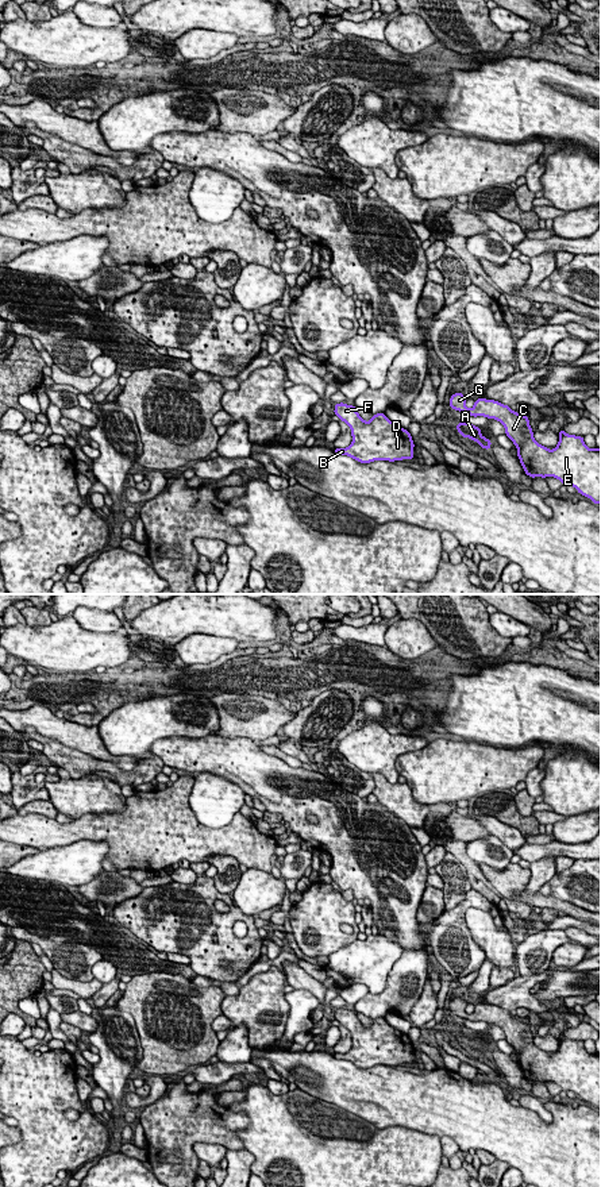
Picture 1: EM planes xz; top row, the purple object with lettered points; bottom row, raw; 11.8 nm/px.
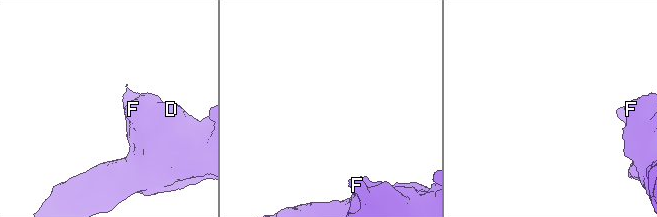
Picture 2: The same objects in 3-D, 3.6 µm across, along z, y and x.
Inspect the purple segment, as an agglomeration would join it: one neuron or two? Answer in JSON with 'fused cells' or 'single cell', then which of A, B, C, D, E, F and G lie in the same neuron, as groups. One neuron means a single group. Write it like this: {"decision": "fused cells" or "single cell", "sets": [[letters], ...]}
{"decision": "single cell", "sets": [["A", "B", "C", "D", "E", "F", "G"]]}

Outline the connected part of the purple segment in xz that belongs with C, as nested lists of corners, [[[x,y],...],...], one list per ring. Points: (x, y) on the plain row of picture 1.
[[[454,998],[448,1010],[473,1022],[484,1021],[500,1026],[508,1044],[517,1052],[517,1063],[527,1080],[554,1082],[563,1091],[573,1091],[592,1107],[601,1109],[601,1053],[592,1055],[585,1049],[583,1041],[569,1040],[560,1034],[556,1052],[548,1055],[533,1044],[525,1020],[494,1005],[477,1003],[471,1014],[466,1013],[466,1006],[465,999]]]

